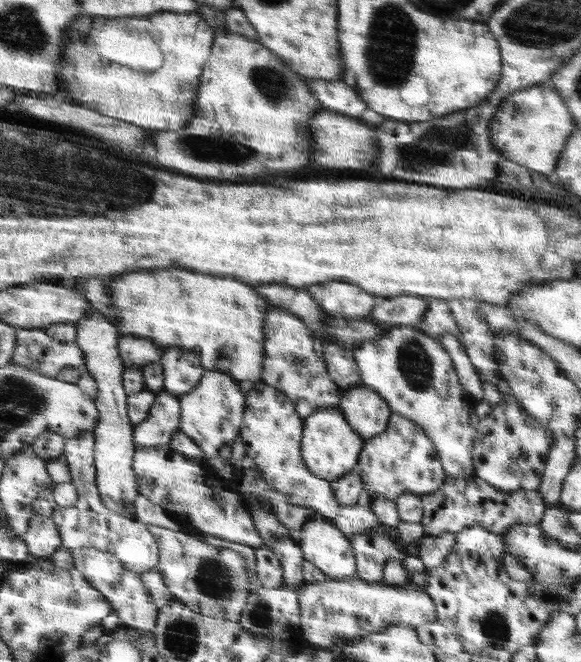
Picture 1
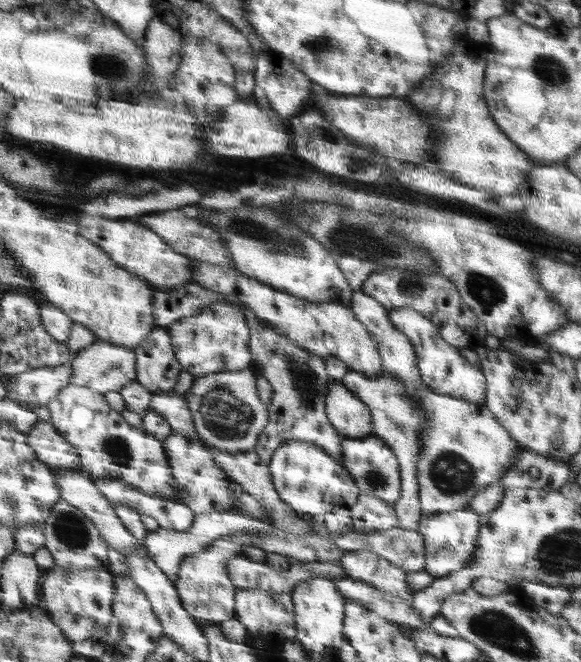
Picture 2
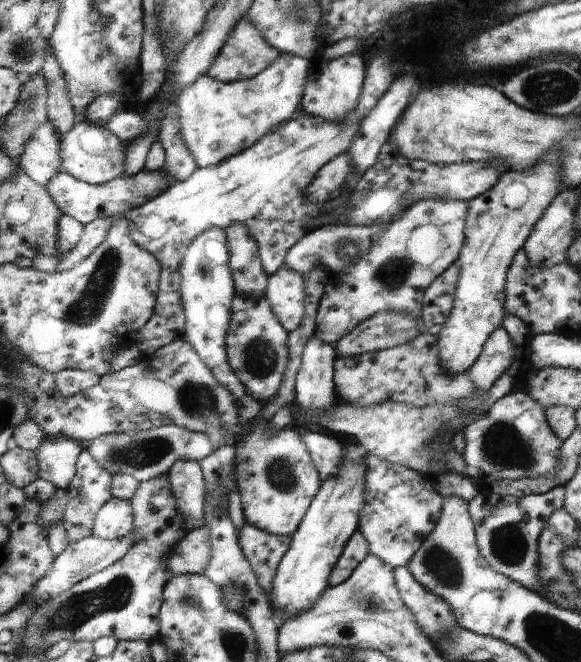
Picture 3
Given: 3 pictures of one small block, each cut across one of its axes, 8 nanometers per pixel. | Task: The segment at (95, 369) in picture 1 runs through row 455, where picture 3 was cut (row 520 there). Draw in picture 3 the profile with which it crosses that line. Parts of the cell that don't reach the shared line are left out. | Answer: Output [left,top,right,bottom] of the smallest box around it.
[95,496,134,540]

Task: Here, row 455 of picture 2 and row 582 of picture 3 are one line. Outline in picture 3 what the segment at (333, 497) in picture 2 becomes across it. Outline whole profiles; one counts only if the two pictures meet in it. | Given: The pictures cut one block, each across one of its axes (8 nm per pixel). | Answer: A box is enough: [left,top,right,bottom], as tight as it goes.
[270,443,366,623]

